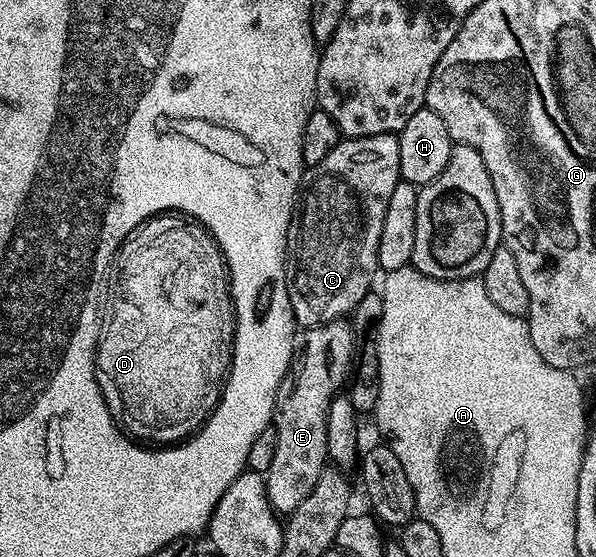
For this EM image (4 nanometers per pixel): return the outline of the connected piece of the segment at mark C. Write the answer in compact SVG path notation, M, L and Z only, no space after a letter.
M396 135L341 138L340 144L318 165L307 168L300 182L298 226L290 243L290 305L301 328L317 327L335 319L351 316L352 310L373 290L372 278L378 275L378 241L382 237L382 221L386 221L386 205L394 185L402 182Z

